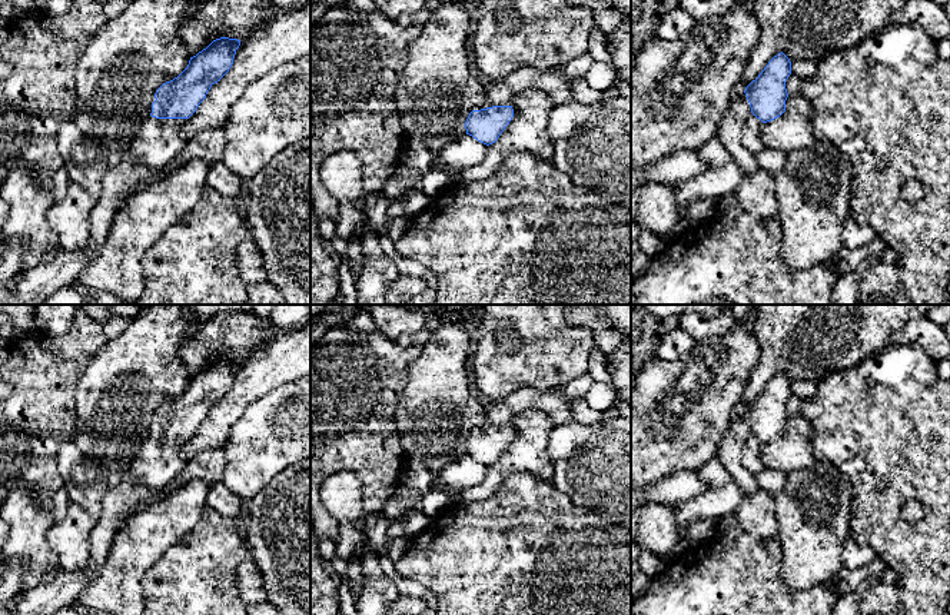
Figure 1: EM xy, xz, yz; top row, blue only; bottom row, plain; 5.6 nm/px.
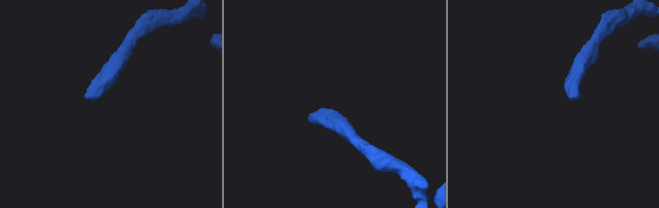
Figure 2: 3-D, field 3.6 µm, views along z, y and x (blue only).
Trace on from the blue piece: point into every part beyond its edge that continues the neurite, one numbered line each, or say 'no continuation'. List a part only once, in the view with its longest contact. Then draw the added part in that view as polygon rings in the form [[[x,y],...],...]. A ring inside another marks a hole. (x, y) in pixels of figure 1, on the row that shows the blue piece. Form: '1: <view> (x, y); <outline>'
1: xy (158, 143); [[[153,96],[150,102],[150,113],[155,100]],[[150,113],[145,119],[142,130],[137,133],[129,150],[139,164],[143,164],[150,170],[150,174],[132,189],[126,200],[146,184],[162,177],[160,170],[173,163],[176,156],[186,146],[186,142],[180,139],[180,127],[186,119],[156,119],[152,117]]]

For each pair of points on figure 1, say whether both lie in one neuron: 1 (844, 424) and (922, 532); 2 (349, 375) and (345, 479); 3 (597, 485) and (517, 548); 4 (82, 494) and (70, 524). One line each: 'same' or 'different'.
1: same
2: different
3: different
4: different

